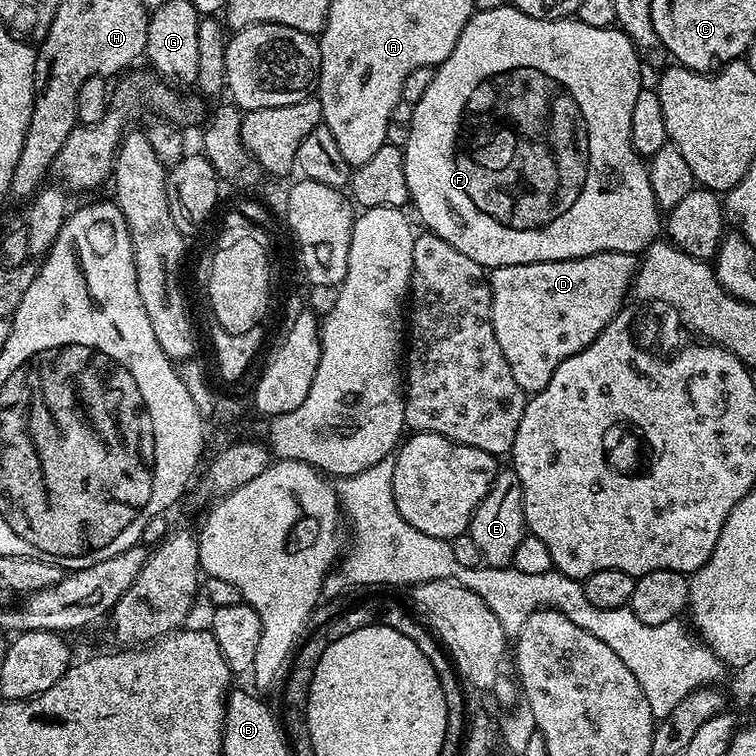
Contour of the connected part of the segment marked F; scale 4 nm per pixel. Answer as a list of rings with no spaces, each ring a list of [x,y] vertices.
[[[505,6],[498,10],[486,10],[485,12],[473,12],[472,17],[466,22],[450,58],[446,58],[436,68],[434,82],[430,82],[430,87],[426,89],[426,94],[418,98],[418,102],[412,105],[412,121],[410,122],[410,138],[406,138],[404,143],[404,165],[406,166],[406,186],[410,197],[411,207],[416,207],[416,212],[420,215],[423,227],[427,231],[433,232],[438,238],[450,242],[454,250],[462,250],[466,258],[474,258],[485,270],[501,268],[502,266],[518,266],[519,264],[537,264],[538,262],[554,262],[555,260],[573,260],[582,258],[590,254],[599,252],[630,252],[633,254],[643,253],[649,244],[657,239],[656,236],[662,232],[662,210],[656,204],[654,190],[650,190],[650,178],[645,161],[637,154],[630,138],[630,110],[634,110],[634,101],[642,87],[640,81],[640,60],[641,53],[637,51],[630,38],[620,27],[599,28],[598,26],[586,26],[586,22],[575,18],[565,18],[562,20],[543,20],[534,18],[530,14],[522,14],[517,8]]]

